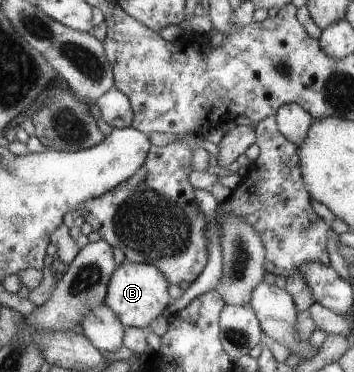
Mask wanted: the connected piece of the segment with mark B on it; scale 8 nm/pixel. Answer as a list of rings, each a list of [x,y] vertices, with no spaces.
[[[124,261],[112,275],[105,304],[124,324],[148,330],[148,323],[170,305],[168,278],[152,264]]]

